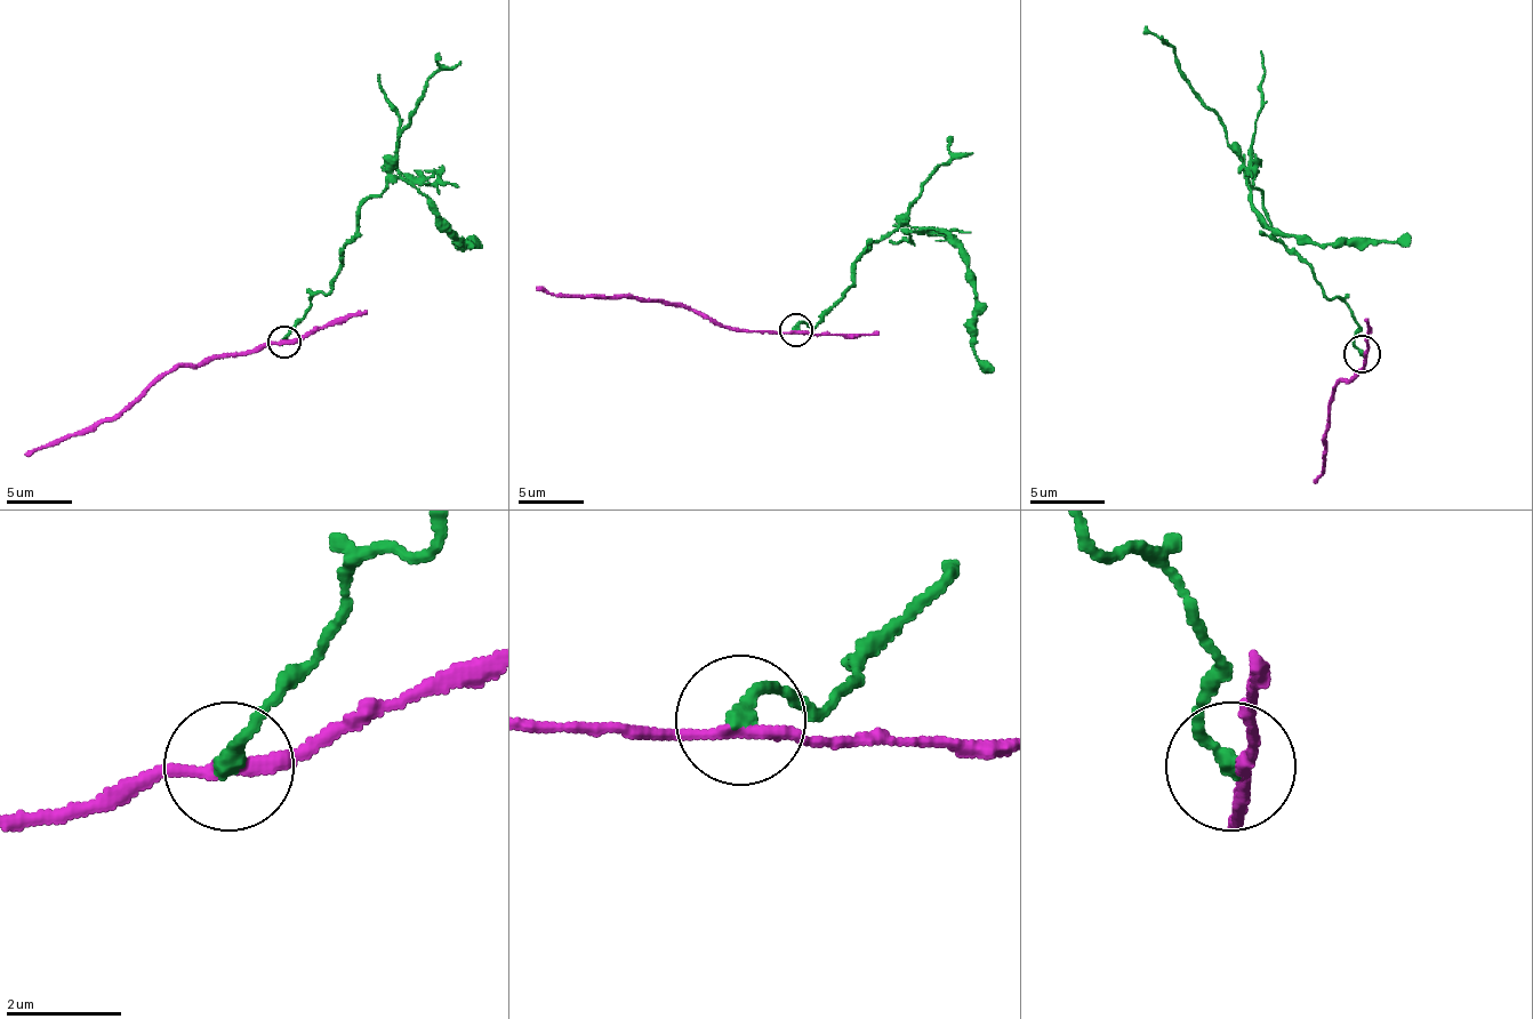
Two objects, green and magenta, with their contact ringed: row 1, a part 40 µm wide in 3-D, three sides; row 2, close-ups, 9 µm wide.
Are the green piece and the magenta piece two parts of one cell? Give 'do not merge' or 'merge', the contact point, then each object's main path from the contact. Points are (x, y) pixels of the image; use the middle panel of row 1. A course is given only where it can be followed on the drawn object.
do not merge; at (795, 329); green runs (794, 328), (853, 282), (871, 242), (933, 226), (960, 249), (972, 352), (993, 371); magenta runs (794, 331), (738, 331), (676, 305), (623, 296), (554, 296), (537, 286)

